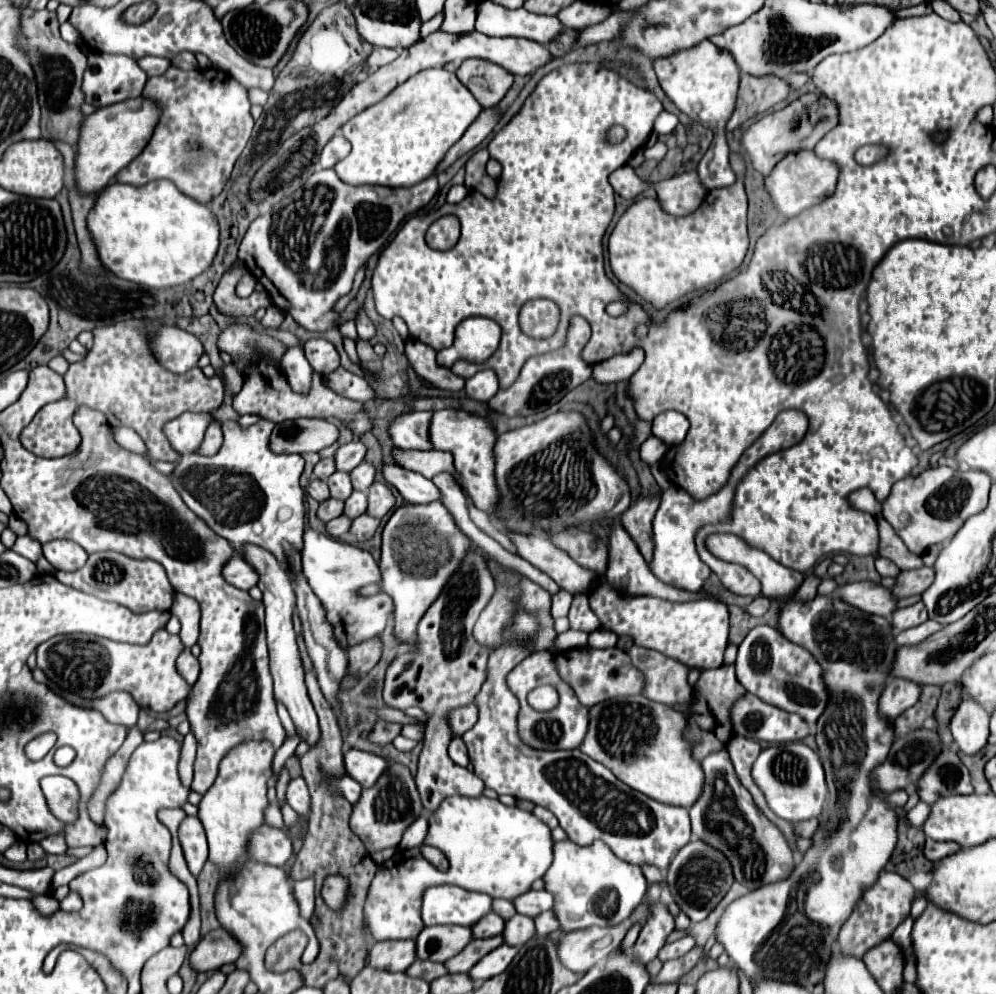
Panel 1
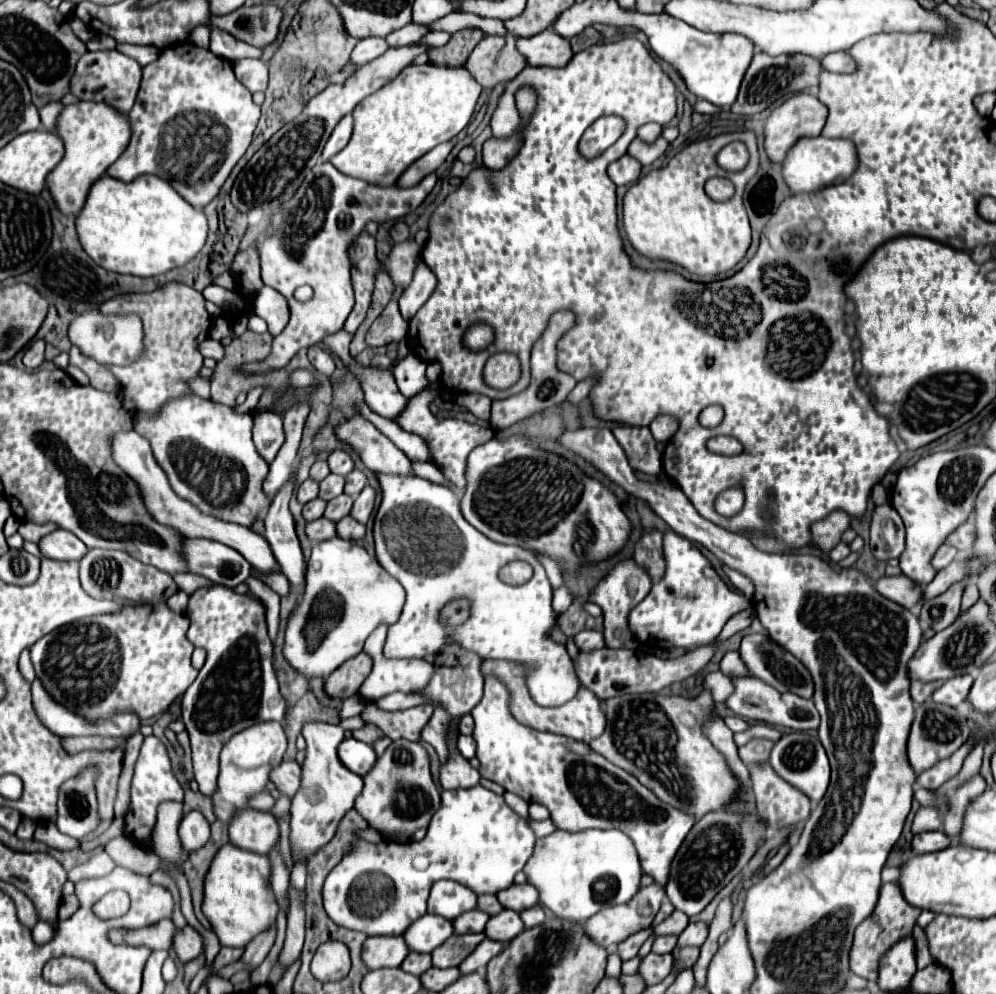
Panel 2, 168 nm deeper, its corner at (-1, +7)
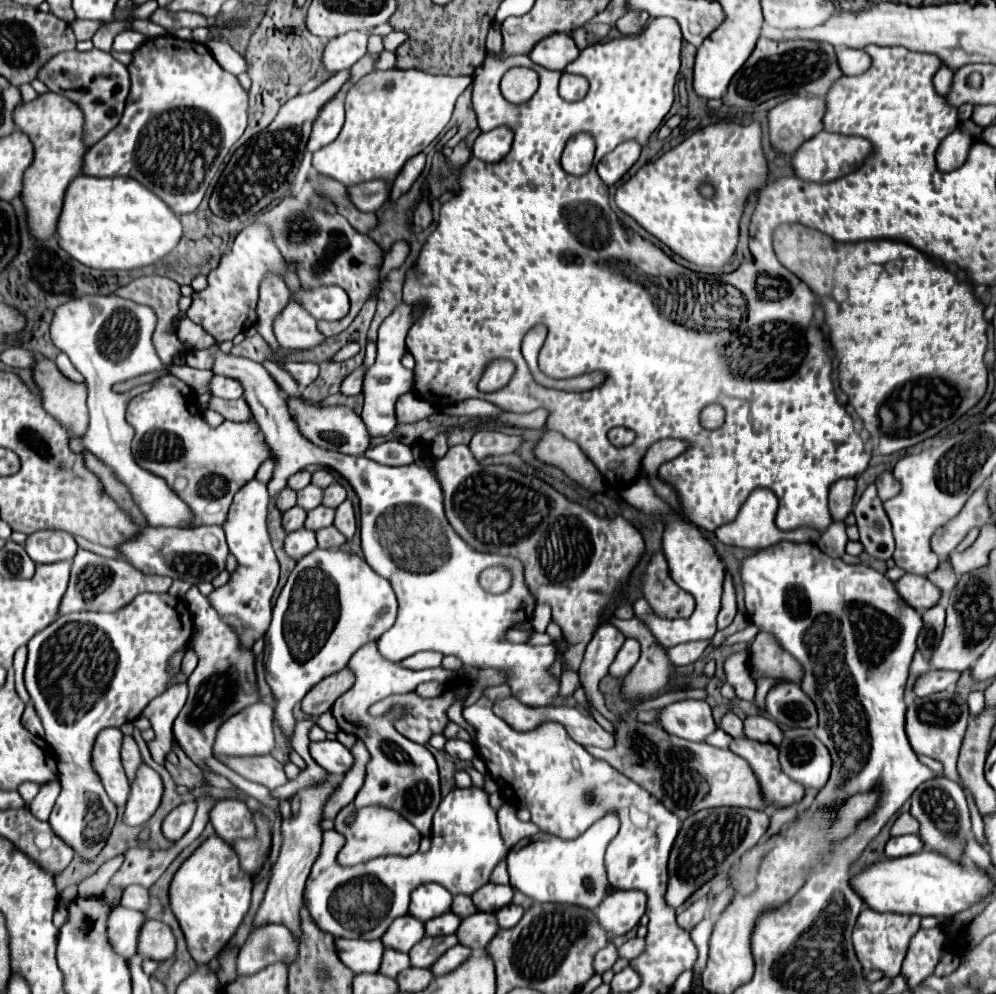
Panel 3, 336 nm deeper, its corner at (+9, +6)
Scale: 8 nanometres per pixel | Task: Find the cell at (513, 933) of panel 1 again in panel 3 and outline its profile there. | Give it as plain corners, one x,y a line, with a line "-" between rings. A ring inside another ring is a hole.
474,912
474,916
468,916
458,926
458,942
470,948
472,952
484,950
490,940
494,938
494,932
498,932
500,926
496,922
496,916
490,912

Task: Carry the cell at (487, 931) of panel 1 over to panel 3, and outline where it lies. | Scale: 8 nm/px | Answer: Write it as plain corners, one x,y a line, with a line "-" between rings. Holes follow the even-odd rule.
446,912
434,920
426,922
426,936
442,936
442,934
454,934
460,926
460,918
452,912

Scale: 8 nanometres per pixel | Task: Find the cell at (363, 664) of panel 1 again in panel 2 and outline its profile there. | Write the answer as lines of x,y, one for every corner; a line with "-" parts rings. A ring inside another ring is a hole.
362,651
360,655
342,663
332,675
326,677
326,693
332,697
346,699
354,695
372,669
372,659

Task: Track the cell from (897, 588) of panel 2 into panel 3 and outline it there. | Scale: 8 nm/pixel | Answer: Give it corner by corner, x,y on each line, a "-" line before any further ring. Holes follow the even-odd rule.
904,574
898,582
896,582
896,590
898,594
914,608
918,608
918,612
924,612
926,608
932,608
934,604
940,602
942,598
942,590
938,586
934,586
926,576
914,576
914,574

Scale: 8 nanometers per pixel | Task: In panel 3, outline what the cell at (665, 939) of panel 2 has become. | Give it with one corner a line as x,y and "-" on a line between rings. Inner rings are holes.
630,938
618,948
618,956
626,960
634,960
636,956
642,954
642,950
644,950
644,938

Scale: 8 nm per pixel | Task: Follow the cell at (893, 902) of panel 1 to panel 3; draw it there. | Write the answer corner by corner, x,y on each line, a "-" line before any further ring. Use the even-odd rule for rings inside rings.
864,908
858,916
852,940
858,954
860,964
864,970
882,970
888,978
894,978
900,974
902,960
908,952
908,944
912,936
920,930
920,918
918,916
904,916
904,914
880,914
870,908

